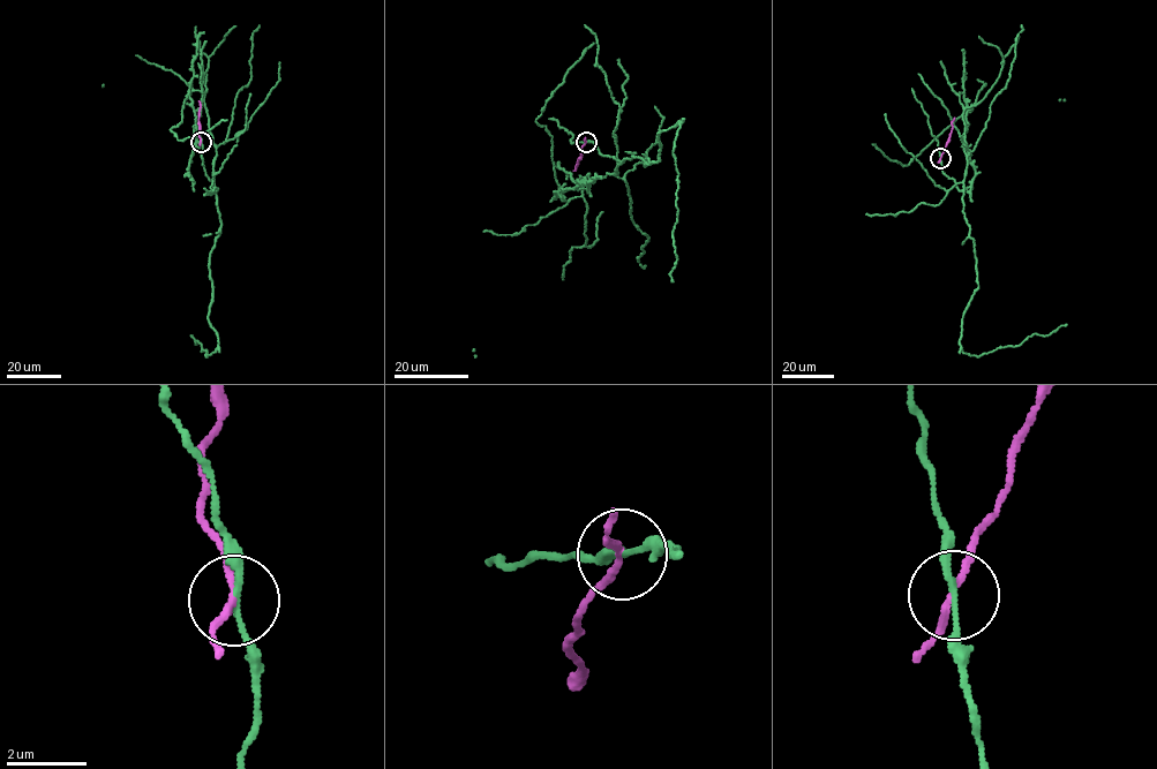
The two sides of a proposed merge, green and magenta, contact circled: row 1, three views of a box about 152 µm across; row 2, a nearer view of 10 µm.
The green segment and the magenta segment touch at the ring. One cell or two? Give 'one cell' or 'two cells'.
two cells

